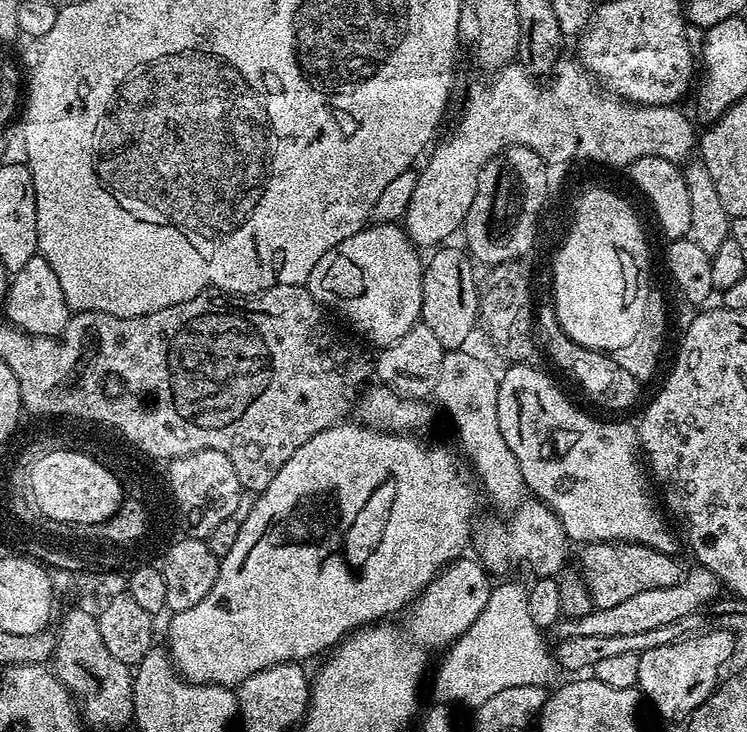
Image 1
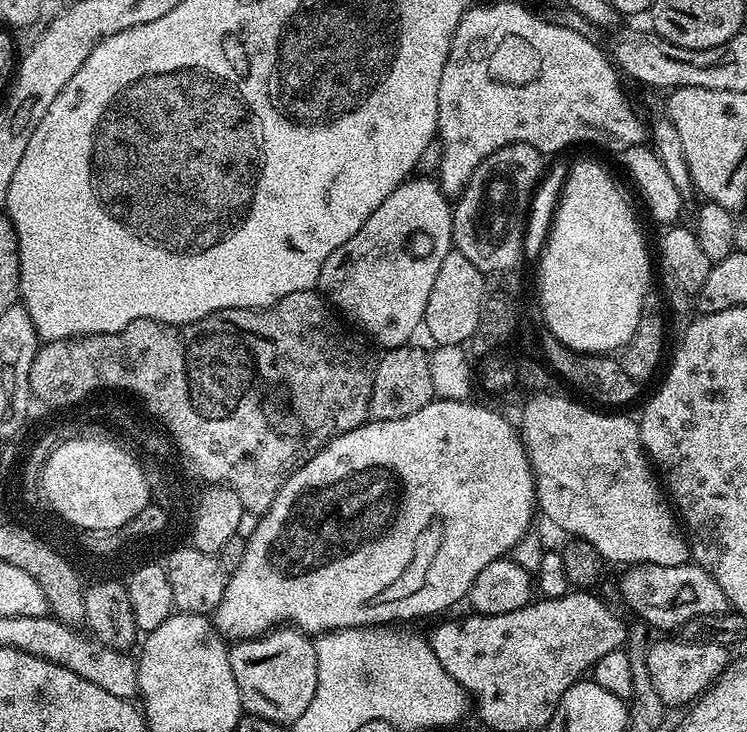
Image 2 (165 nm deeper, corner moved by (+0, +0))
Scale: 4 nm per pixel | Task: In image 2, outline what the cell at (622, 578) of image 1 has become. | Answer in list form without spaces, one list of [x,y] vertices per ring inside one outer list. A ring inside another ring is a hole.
[[[695,562],[682,566],[634,564],[623,569],[620,576],[620,596],[645,620],[656,628],[683,629],[699,616],[723,616],[730,605],[722,586],[714,582],[709,572]]]

